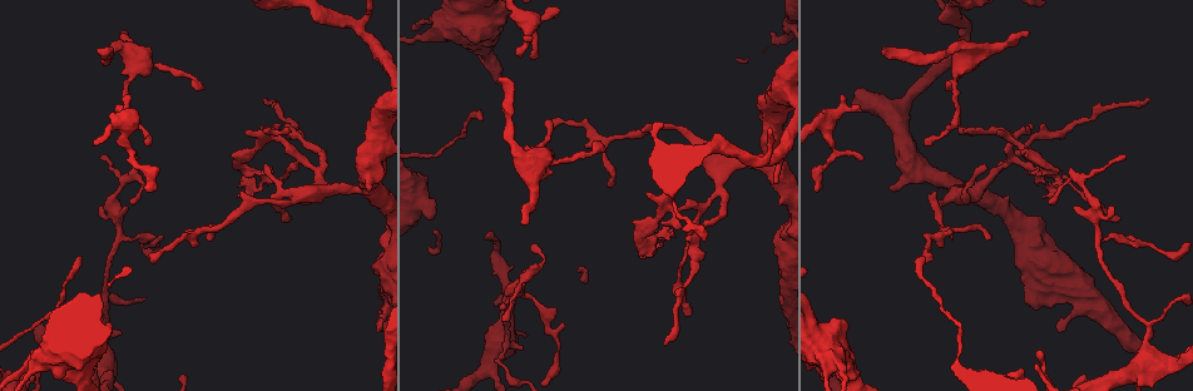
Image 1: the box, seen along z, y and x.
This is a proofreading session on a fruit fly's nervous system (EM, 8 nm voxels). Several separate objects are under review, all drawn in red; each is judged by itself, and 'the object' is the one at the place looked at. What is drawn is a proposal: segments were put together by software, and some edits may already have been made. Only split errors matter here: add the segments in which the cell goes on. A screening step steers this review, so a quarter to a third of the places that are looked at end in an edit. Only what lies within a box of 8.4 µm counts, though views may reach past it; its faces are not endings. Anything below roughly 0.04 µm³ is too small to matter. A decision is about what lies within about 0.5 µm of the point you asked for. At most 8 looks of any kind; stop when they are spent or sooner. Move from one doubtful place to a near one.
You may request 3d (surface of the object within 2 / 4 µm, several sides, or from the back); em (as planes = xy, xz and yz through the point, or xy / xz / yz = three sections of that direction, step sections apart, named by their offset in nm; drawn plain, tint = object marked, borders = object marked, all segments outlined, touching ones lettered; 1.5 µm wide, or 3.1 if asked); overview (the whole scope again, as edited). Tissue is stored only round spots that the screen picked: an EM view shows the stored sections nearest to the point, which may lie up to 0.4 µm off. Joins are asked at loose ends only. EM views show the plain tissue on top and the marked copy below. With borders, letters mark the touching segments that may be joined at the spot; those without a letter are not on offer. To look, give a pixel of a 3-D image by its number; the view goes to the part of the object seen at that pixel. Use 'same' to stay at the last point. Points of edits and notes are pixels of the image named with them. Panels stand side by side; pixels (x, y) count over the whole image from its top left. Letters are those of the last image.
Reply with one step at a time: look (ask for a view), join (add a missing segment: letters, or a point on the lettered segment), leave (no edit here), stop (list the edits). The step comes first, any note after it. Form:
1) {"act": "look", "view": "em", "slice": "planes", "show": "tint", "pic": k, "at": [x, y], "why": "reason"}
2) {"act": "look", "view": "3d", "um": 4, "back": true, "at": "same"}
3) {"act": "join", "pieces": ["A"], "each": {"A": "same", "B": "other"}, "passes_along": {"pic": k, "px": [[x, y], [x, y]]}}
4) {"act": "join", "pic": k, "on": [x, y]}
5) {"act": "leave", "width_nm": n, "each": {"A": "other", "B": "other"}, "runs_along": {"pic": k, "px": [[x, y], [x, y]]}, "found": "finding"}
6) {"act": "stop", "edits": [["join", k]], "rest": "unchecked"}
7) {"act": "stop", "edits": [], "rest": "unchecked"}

{"act": "look", "view": "em", "slice": "planes", "show": "borders", "pic": 1, "at": [288, 213]}

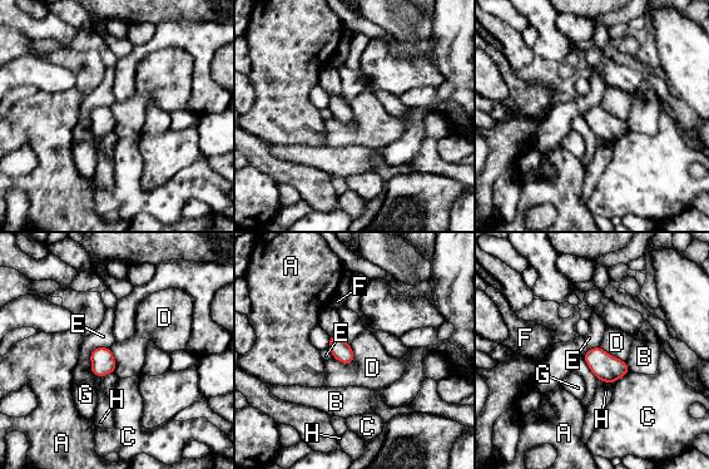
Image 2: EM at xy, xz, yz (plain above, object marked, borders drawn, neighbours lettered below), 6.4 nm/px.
{"act": "leave", "width_nm": 120, "longest_contact_nm": ["E", 200], "each": {"A": "other", "B": "other", "C": "other", "D": "other", "E": "other", "F": "other", "G": "other", "H": "other"}, "found": "none of them fits"}

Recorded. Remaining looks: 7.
{"act": "look", "view": "3d", "um": 4, "pic": 1, "at": [662, 223]}

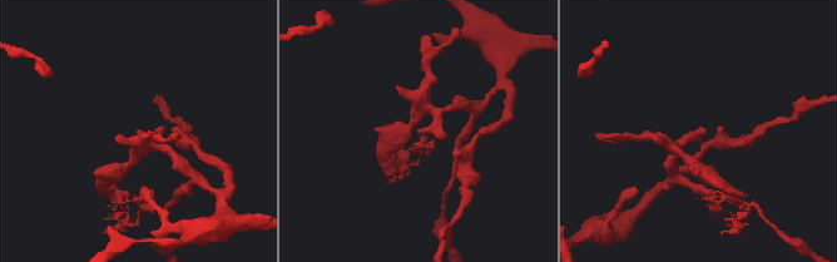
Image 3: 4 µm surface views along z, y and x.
{"act": "look", "view": "em", "slice": "planes", "show": "borders", "pic": 3, "at": [420, 130], "why": "need the tissue"}

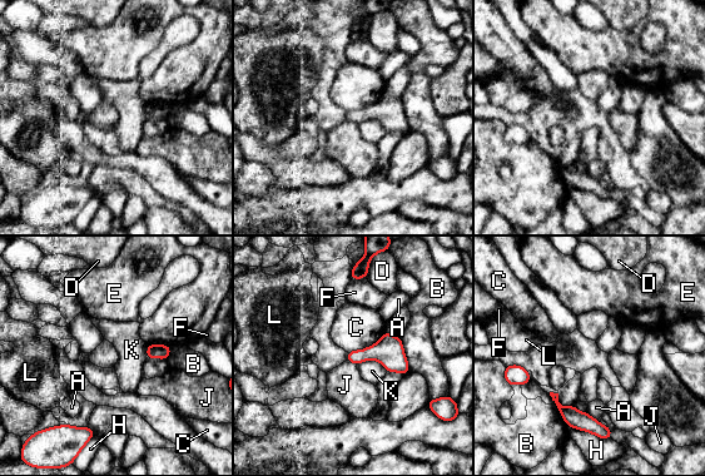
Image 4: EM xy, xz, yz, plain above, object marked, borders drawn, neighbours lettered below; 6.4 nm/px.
{"act": "leave", "width_nm": 110, "each": {"A": "other", "B": "other", "C": "other", "D": "other", "E": "other", "F": "other", "H": "other", "J": "other", "K": "other", "L": "other"}, "border": {"pic": 4, "px": [[385, 331], [367, 347], [347, 352]]}, "found": "no lettered segment goes on from it"}

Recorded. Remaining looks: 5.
{"act": "look", "view": "3d", "um": 4, "pic": 1, "at": [145, 143], "why": "tapers out"}

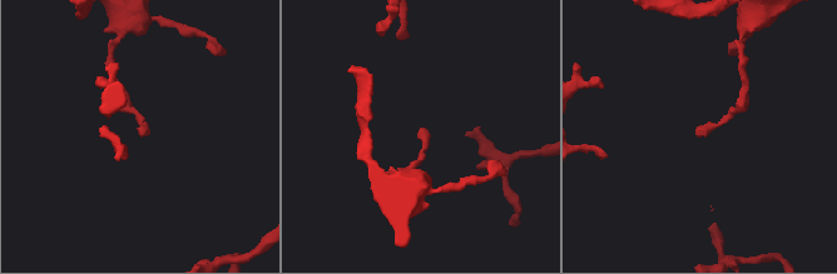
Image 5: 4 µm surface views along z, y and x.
{"act": "look", "view": "em", "slice": "planes", "show": "borders", "pic": 5, "at": [420, 129]}

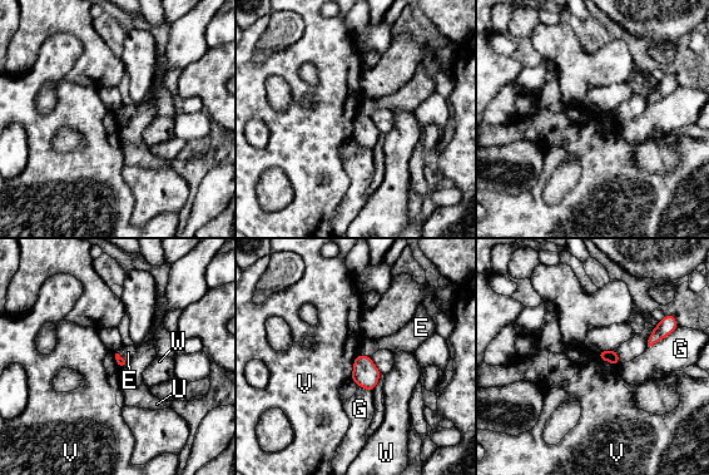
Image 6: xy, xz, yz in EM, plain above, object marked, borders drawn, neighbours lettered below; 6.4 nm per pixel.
{"act": "leave", "each": {"E": "other", "G": "other", "U": "other", "V": "other", "W": "other"}, "border": {"pic": 6, "px": [[358, 354], [350, 379]]}, "found": "none of them fits"}

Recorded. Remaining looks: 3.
{"act": "stop", "edits": [], "rest": "unchecked"}

